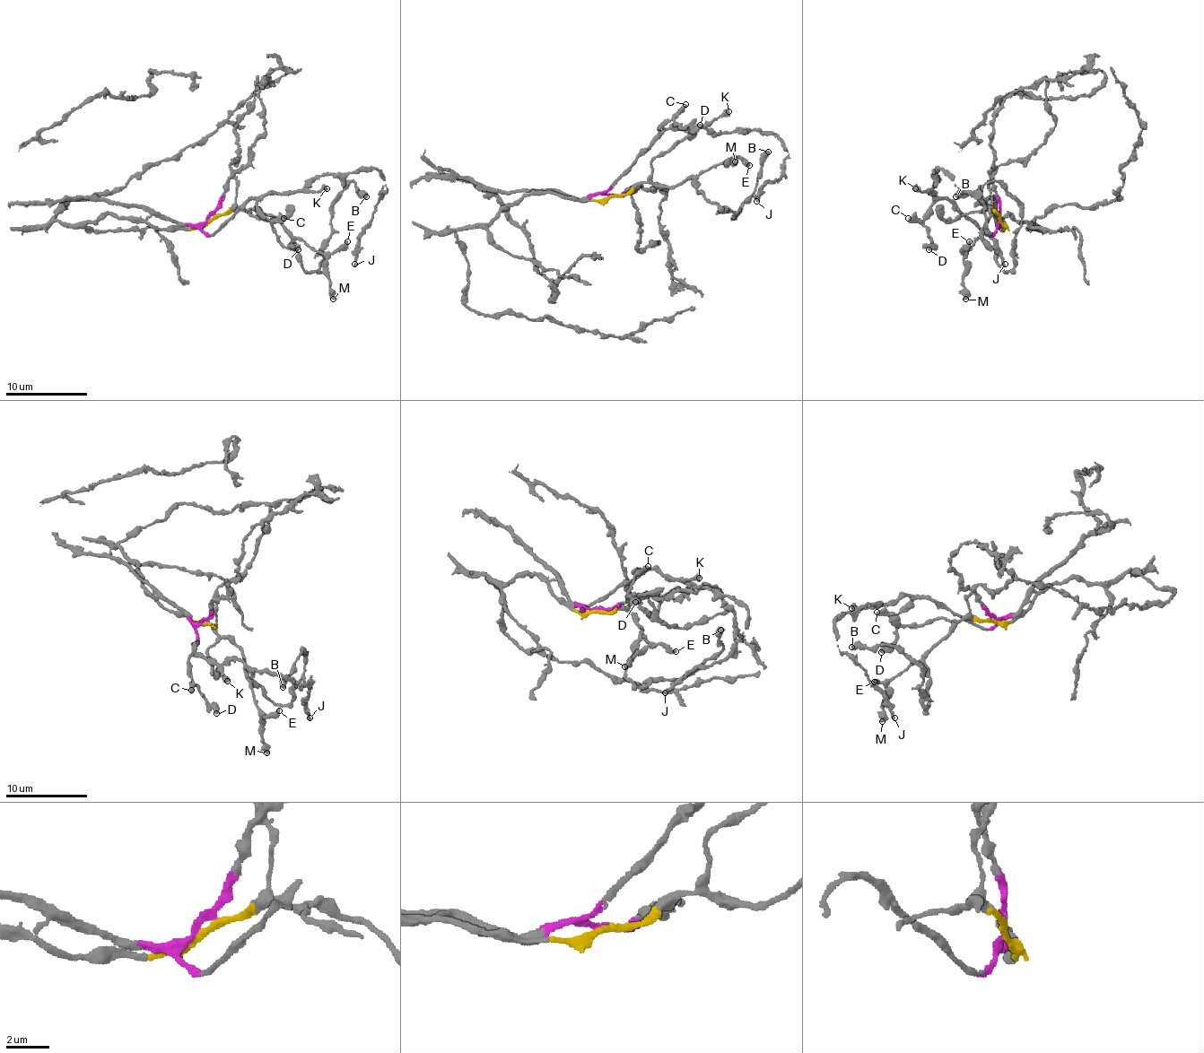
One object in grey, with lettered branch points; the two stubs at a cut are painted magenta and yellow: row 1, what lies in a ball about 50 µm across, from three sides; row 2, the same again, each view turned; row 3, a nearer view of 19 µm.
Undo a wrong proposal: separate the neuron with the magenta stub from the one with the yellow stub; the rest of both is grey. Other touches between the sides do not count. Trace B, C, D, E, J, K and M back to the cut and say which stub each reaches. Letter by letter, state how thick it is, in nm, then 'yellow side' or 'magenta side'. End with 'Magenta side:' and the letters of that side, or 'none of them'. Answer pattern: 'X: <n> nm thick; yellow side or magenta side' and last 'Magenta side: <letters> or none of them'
B: 550 nm thick; yellow side
C: 480 nm thick; magenta side
D: 550 nm thick; magenta side
E: 440 nm thick; yellow side
J: 260 nm thick; magenta side
K: 500 nm thick; magenta side
M: 550 nm thick; yellow side
Magenta side: C, D, J, K

